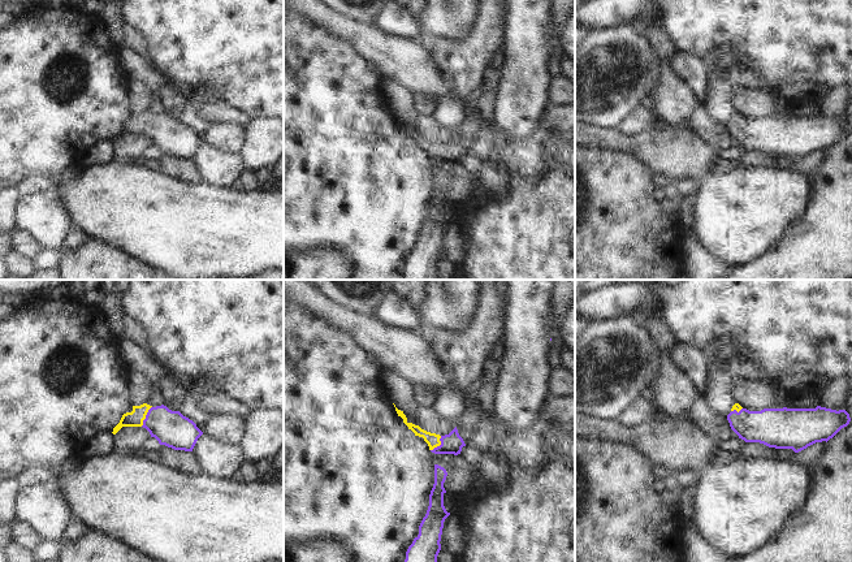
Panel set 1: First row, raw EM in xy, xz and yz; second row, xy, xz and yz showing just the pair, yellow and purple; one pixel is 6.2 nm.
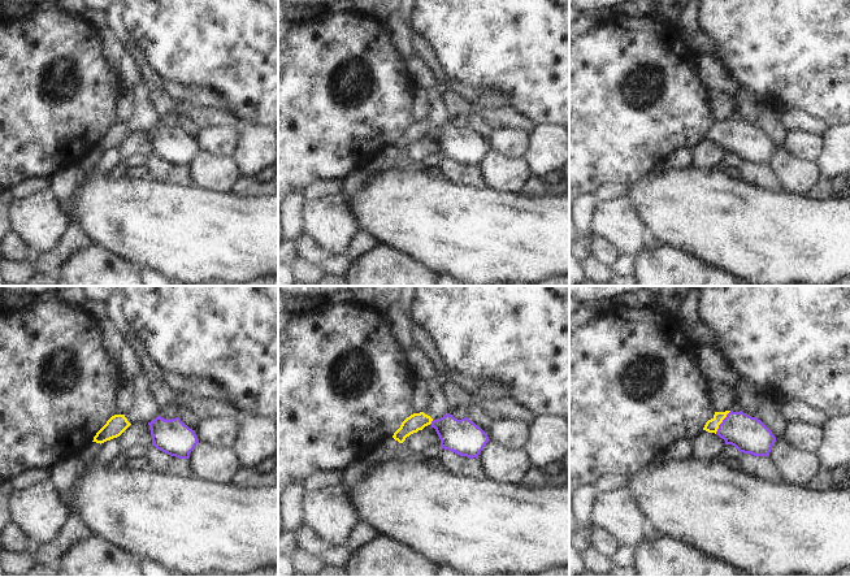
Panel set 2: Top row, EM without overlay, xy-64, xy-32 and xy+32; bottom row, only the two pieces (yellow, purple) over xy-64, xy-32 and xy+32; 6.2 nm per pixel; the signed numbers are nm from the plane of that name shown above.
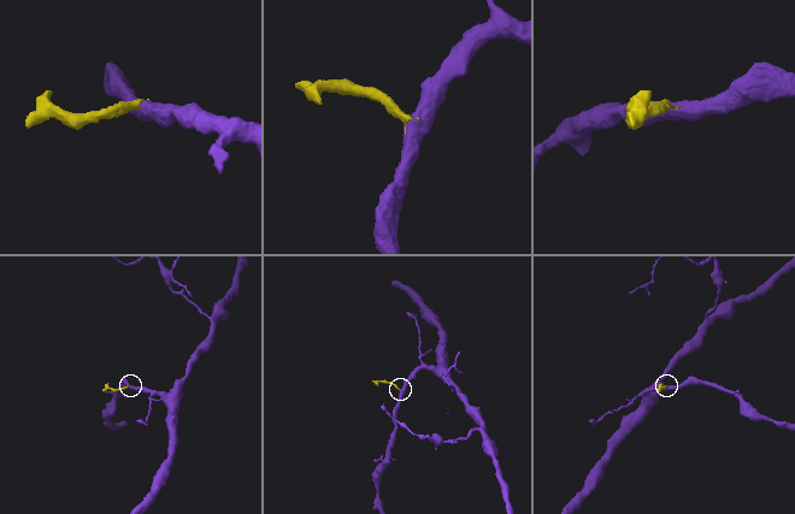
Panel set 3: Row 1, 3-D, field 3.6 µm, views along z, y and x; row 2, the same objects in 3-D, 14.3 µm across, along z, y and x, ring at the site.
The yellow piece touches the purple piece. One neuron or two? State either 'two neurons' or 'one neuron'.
one neuron

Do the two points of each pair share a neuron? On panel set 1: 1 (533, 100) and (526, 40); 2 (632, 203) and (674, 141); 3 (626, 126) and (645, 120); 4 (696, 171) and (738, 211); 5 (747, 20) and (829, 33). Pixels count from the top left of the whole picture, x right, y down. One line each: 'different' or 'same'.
1: same
2: different
3: same
4: different
5: same

